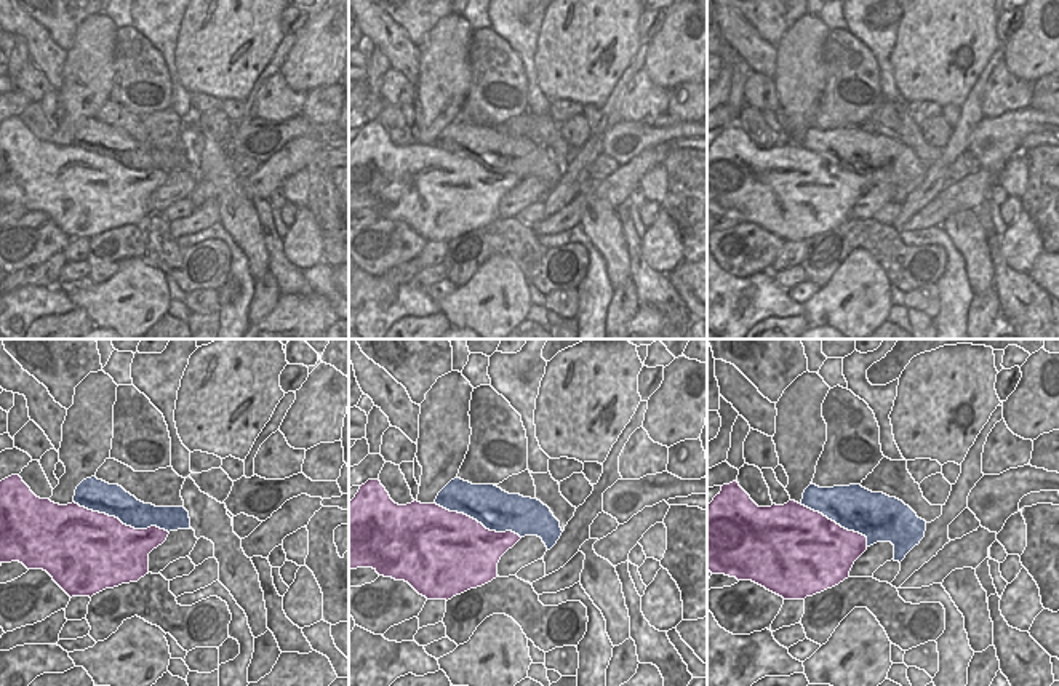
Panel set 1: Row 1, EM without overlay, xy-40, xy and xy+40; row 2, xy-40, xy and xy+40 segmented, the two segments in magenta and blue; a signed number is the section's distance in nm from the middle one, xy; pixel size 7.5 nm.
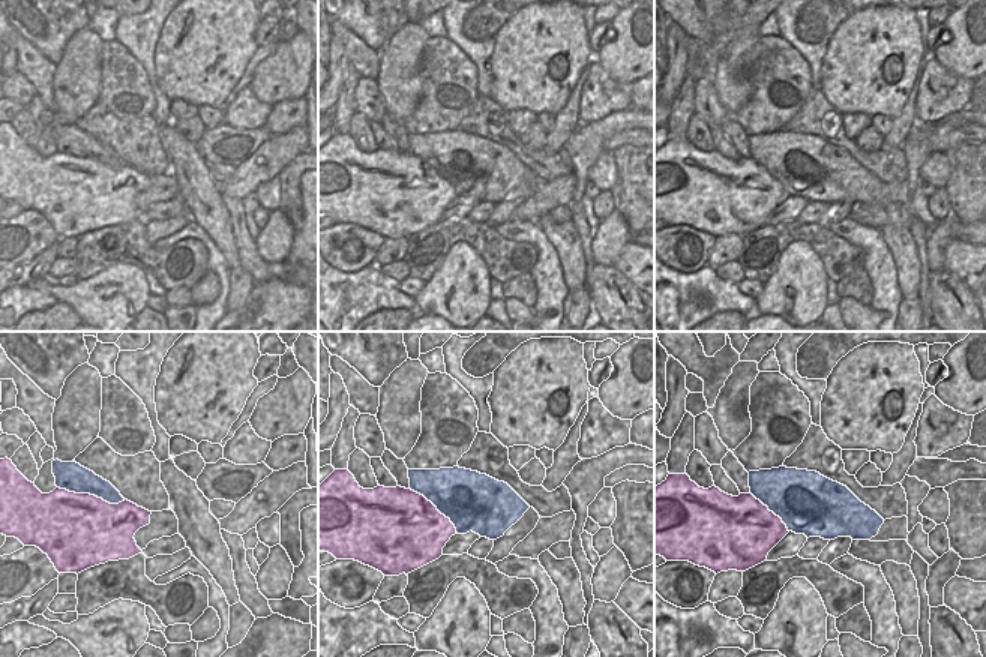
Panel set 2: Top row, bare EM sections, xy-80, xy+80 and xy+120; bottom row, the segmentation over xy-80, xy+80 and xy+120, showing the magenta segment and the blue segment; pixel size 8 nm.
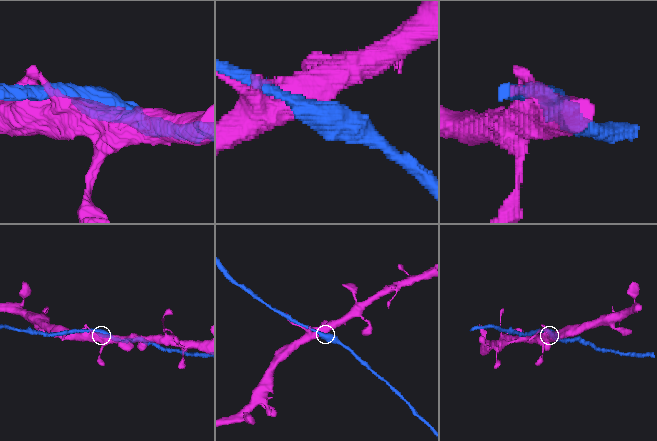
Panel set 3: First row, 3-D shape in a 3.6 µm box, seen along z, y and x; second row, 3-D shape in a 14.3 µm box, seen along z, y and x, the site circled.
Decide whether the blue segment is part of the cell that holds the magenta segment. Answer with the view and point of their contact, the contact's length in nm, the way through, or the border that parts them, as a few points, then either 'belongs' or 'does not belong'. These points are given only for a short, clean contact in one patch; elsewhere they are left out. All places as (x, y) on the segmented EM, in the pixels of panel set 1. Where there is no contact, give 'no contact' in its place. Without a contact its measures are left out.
xy-40 (120, 522) | 750 nm | does not belong

